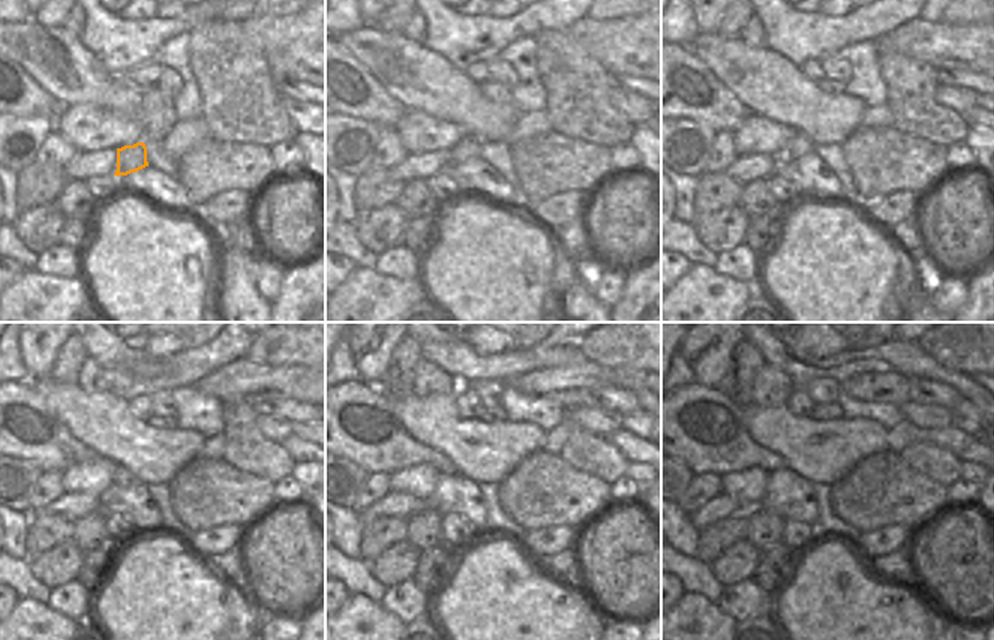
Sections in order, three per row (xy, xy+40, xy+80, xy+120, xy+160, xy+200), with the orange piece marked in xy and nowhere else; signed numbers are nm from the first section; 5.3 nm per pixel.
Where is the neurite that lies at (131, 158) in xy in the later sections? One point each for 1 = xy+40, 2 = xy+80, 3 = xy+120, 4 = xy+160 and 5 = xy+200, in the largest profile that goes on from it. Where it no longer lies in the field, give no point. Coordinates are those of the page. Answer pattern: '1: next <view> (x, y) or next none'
1: next xy+40 (468, 147)
2: next xy+80 (799, 144)
3: next xy+120 (122, 477)
4: next xy+160 (356, 420)
5: next xy+200 (699, 426)

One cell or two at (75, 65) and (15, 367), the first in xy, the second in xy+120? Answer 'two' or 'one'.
two

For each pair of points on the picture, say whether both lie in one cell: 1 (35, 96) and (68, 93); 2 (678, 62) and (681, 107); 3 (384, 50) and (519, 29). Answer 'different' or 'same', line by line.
1: different
2: same
3: different

